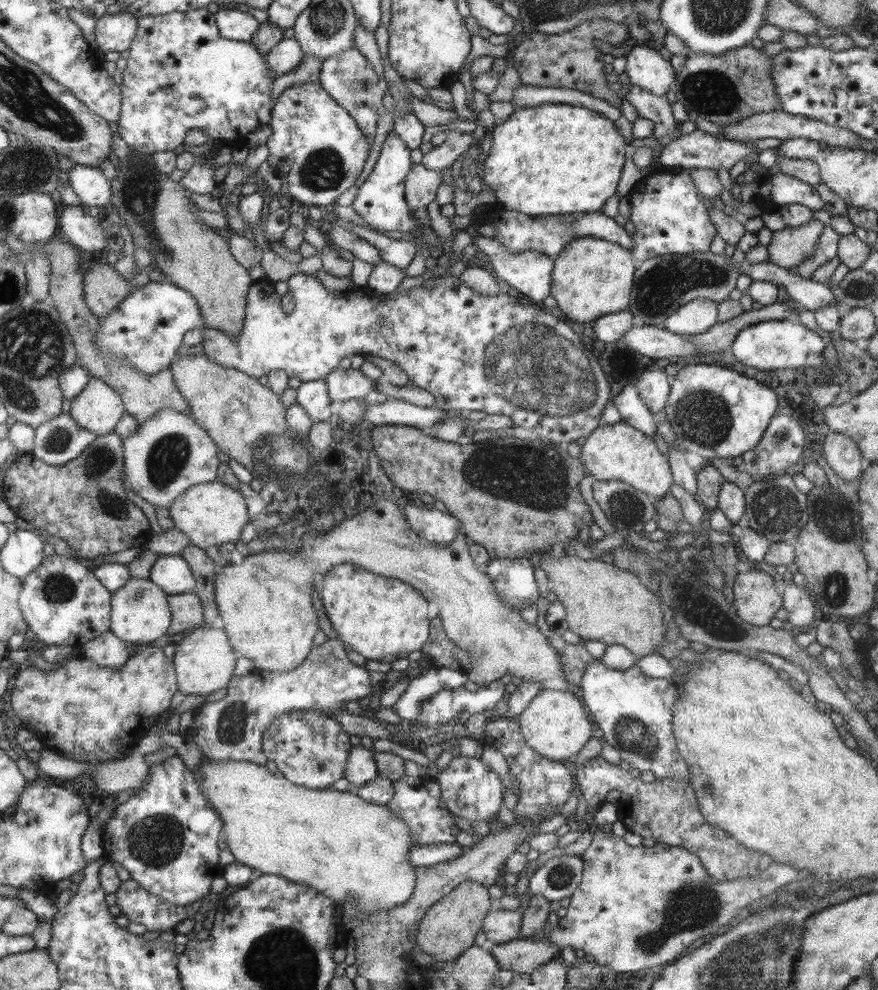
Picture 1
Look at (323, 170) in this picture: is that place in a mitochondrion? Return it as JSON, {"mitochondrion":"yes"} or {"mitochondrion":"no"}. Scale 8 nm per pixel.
{"mitochondrion":"yes"}

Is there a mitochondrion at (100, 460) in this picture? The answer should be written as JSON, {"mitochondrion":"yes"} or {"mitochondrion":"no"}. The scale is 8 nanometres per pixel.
{"mitochondrion":"yes"}

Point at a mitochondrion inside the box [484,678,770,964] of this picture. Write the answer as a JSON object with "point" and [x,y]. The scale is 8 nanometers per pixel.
{"point":[693,906]}

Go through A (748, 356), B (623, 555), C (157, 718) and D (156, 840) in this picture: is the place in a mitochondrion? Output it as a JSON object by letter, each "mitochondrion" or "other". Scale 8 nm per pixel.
{"A":"other","B":"other","C":"other","D":"mitochondrion"}

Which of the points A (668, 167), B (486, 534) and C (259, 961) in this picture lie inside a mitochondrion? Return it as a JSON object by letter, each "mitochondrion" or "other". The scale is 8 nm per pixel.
{"A":"other","B":"other","C":"mitochondrion"}

